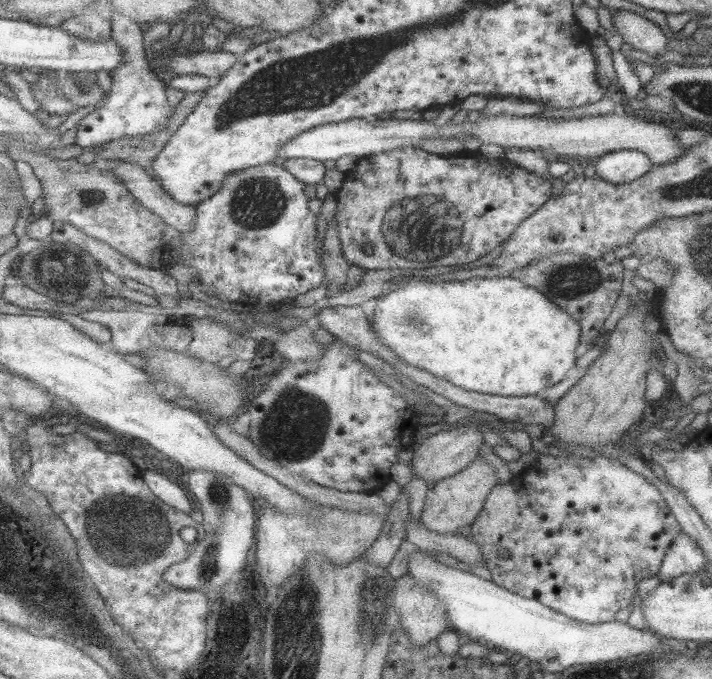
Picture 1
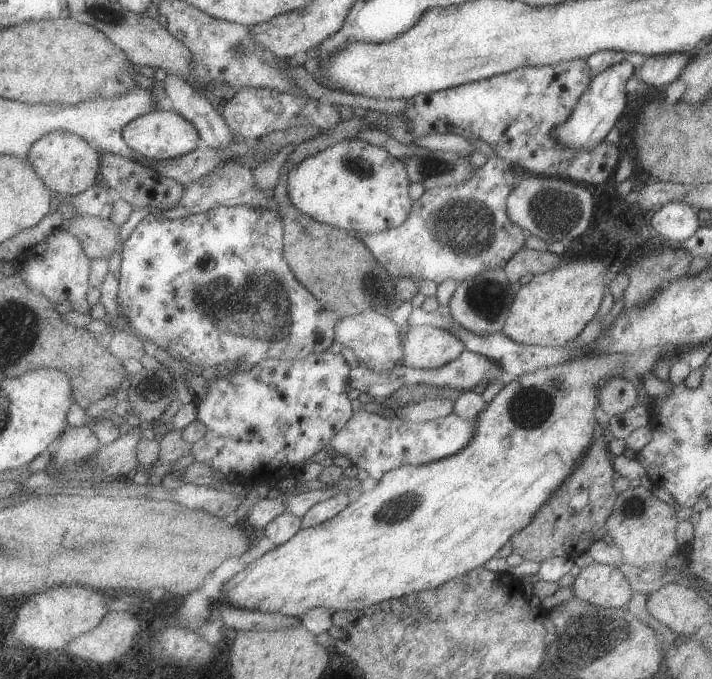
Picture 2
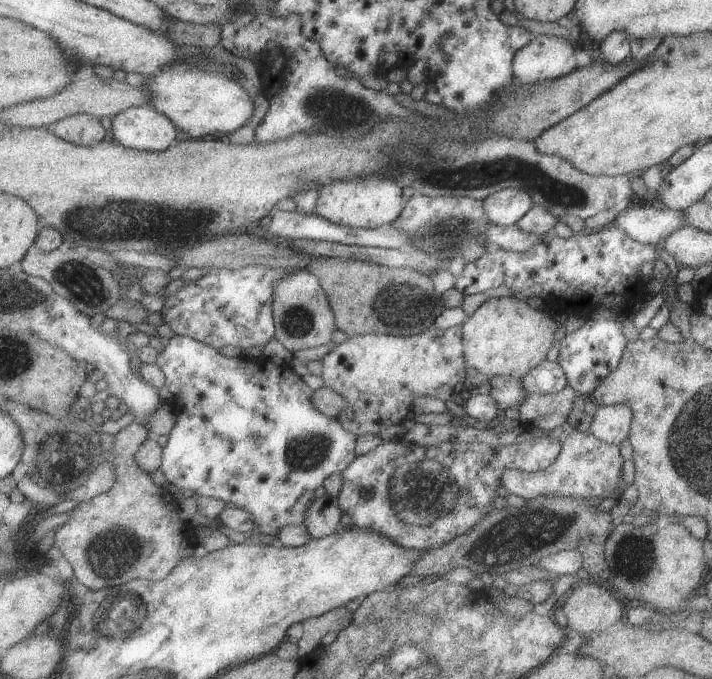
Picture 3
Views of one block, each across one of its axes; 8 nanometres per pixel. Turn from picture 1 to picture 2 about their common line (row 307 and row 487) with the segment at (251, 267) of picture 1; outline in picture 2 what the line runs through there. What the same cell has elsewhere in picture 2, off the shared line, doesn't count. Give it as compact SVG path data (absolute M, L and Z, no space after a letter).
M325 352L295 361L269 358L248 372L231 371L219 380L208 381L204 389L207 396L196 398L195 402L198 405L197 418L204 423L207 434L192 444L194 462L211 466L230 479L231 486L249 488L259 485L268 491L289 484L302 474L315 454L332 445L333 438L345 429L357 412L349 398L352 373L341 354Z

